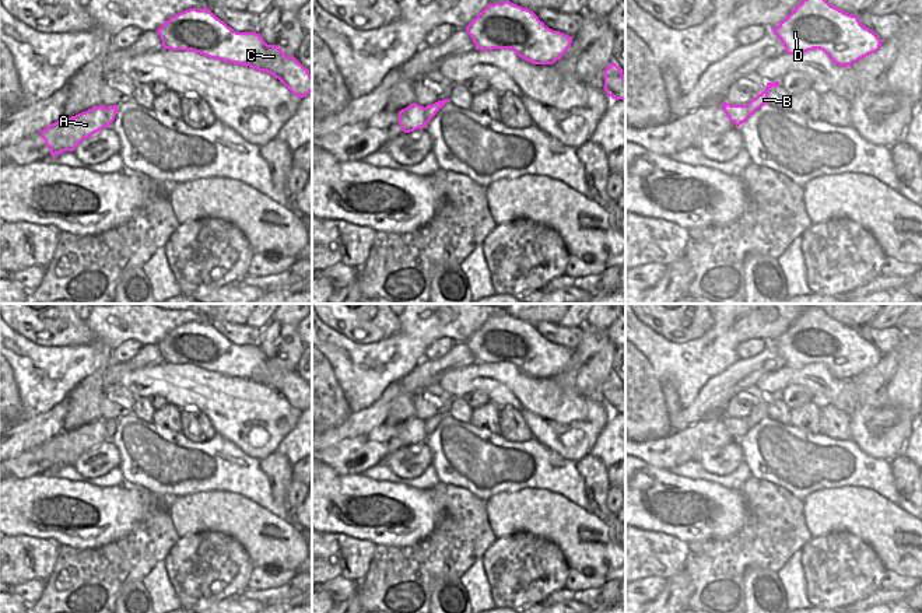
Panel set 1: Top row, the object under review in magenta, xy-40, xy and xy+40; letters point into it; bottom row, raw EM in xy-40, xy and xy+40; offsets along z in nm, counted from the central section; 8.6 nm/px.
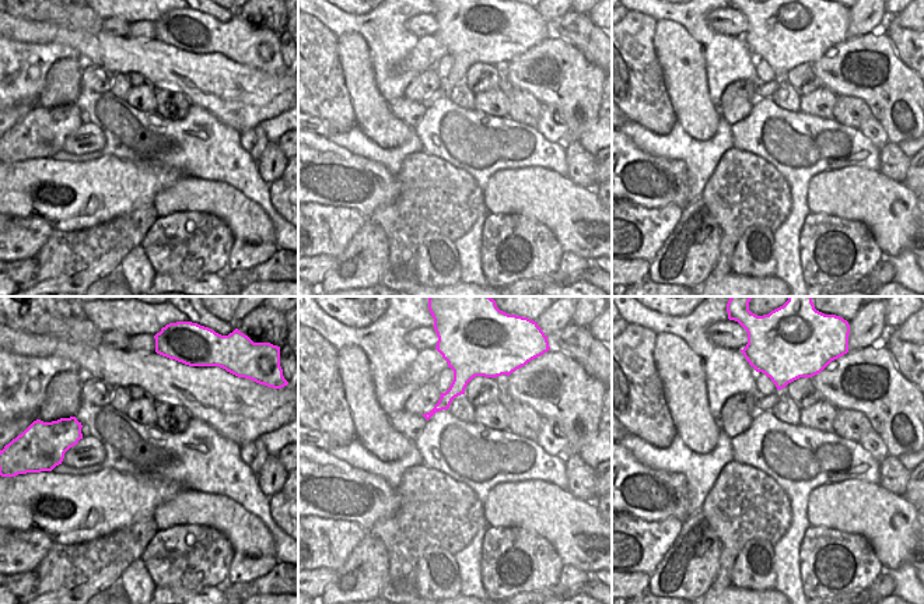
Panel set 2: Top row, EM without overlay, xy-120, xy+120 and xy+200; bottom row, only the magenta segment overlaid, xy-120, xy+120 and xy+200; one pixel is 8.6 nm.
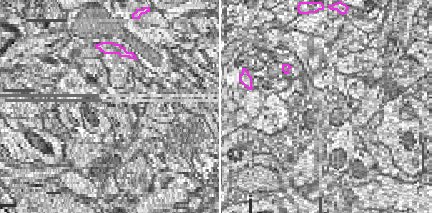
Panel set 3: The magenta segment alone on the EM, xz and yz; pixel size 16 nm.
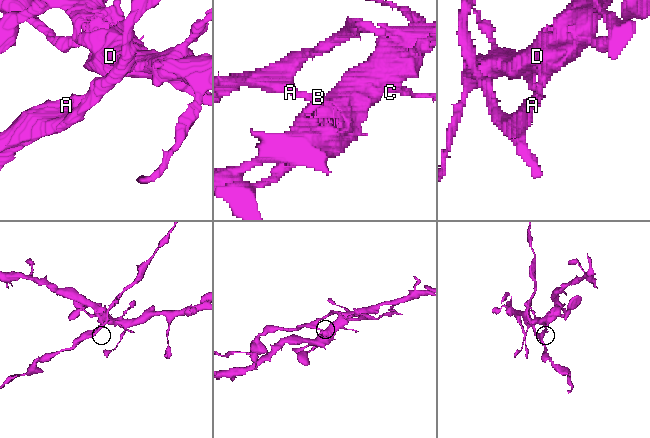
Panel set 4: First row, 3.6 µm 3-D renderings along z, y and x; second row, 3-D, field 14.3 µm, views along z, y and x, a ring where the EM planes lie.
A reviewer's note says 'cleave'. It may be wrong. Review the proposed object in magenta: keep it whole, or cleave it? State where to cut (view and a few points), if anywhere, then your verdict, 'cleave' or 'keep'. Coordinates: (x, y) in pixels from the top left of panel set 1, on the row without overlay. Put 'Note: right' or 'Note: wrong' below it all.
cut xy-40 (105, 421), (109, 437); cleave
Note: right

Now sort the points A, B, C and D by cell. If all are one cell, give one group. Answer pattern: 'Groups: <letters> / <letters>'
Groups: A / B C D

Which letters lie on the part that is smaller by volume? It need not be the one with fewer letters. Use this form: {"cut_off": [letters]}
{"cut_off": ["A"]}

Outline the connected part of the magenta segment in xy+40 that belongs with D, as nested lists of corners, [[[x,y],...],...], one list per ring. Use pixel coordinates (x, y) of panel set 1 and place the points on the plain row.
[[[809,306],[778,340],[771,343],[783,357],[785,365],[800,369],[809,364],[820,362],[832,376],[848,381],[858,374],[877,365],[883,354],[869,341],[863,340],[858,329],[848,327],[831,319],[823,308]]]

